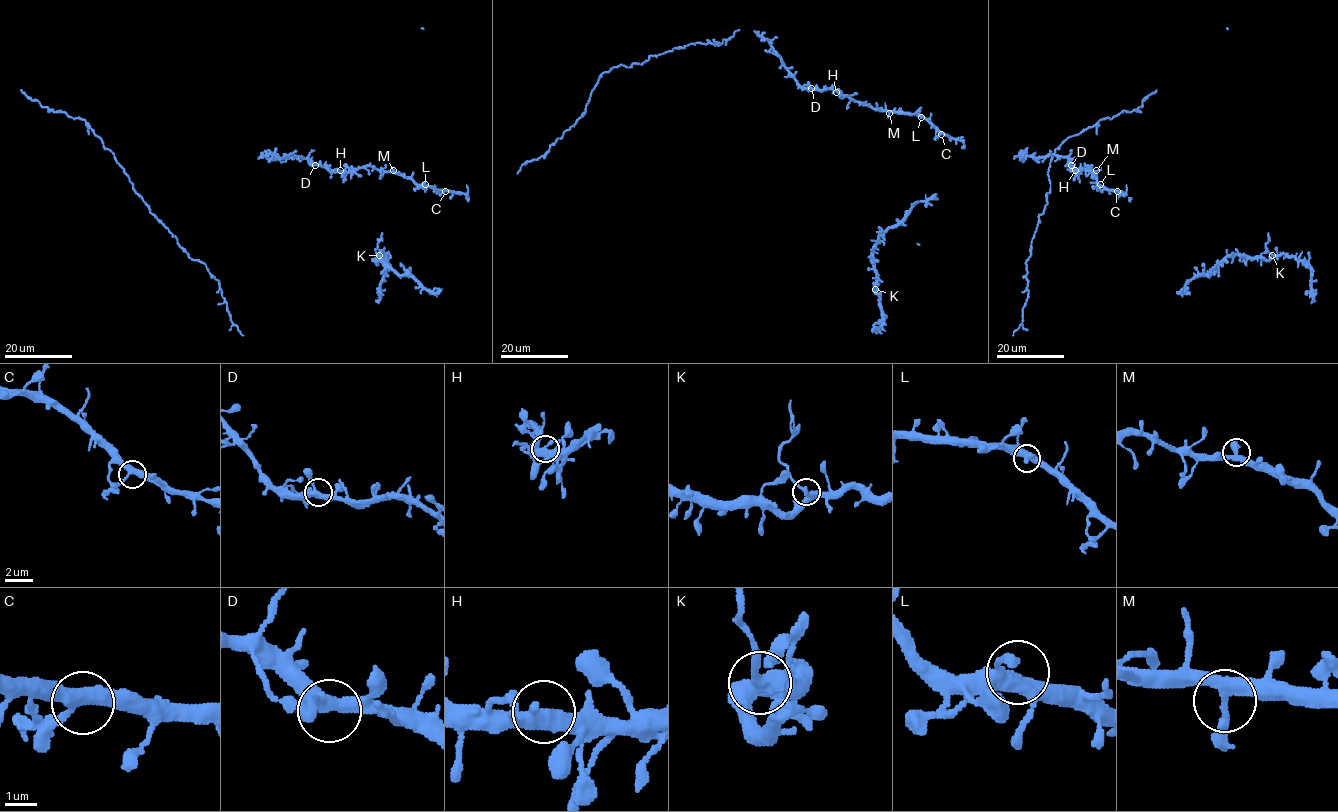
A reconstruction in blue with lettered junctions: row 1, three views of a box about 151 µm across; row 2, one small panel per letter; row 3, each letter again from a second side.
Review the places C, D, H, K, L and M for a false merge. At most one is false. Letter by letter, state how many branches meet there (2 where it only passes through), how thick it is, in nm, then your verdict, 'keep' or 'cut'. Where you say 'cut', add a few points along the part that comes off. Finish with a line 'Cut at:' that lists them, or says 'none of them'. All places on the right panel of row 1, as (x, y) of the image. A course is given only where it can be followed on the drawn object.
C: 3 branches meet; 380 nm thick; keep
D: 3 branches meet; 360 nm thick; keep
H: 3 branches meet; 360 nm thick; keep
K: 3 branches meet; 400 nm thick; cut; foreign part runs (1272, 254), (1266, 247), (1268, 233)
L: 3 branches meet; 400 nm thick; keep
M: 3 branches meet; 320 nm thick; keep
Cut at: K

